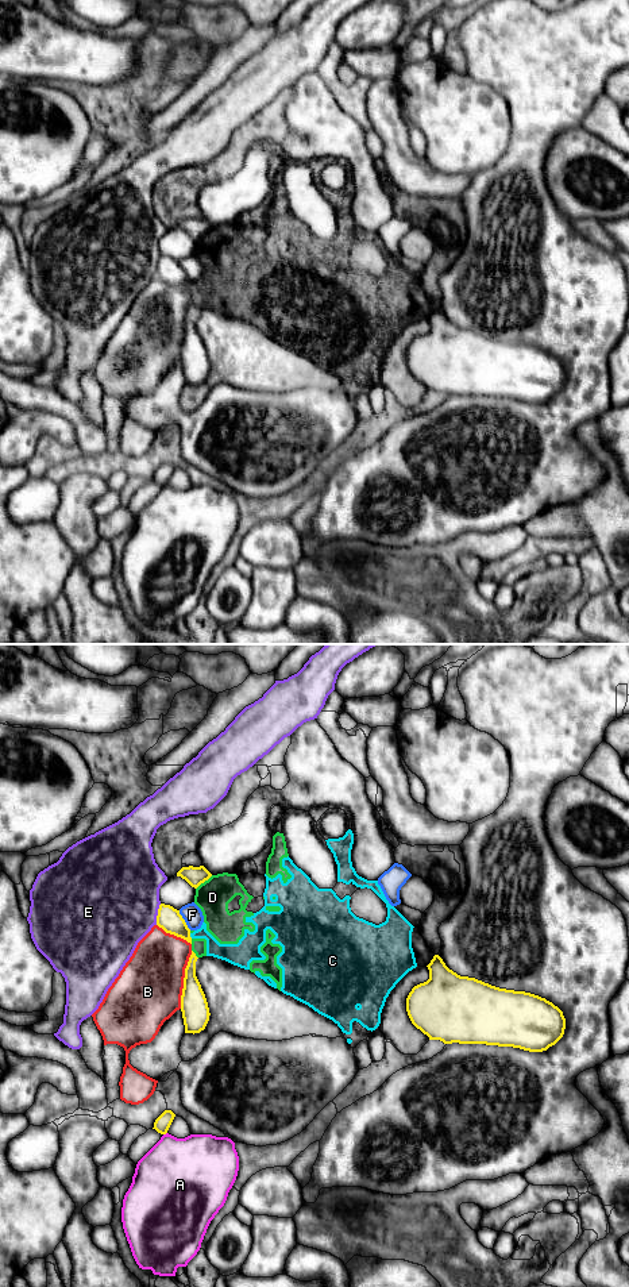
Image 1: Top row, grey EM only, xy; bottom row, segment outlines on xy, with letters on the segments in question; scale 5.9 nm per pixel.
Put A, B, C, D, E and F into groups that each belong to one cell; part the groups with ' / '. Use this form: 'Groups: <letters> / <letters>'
Groups: A / B / C D / E / F

